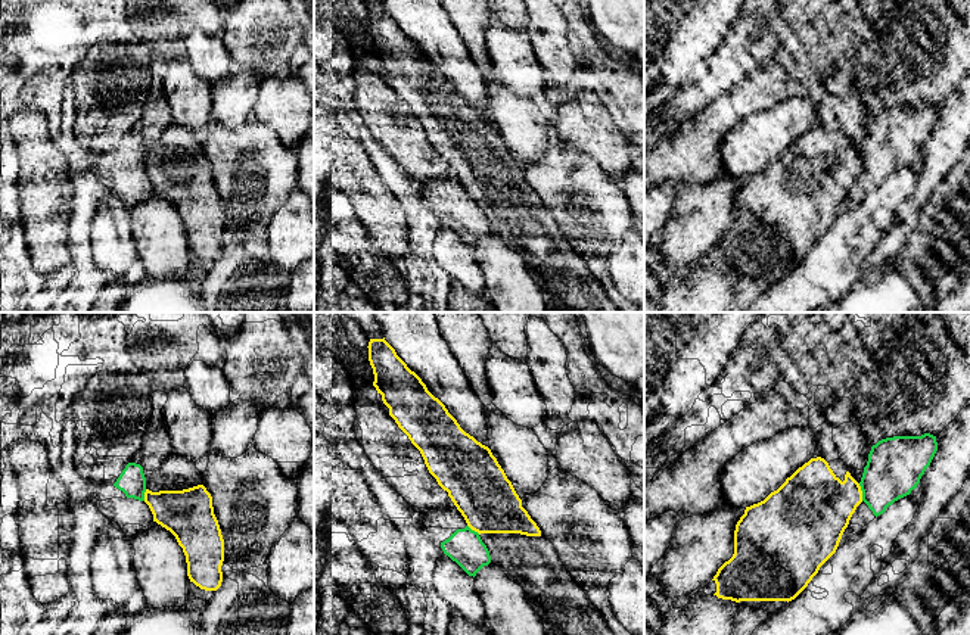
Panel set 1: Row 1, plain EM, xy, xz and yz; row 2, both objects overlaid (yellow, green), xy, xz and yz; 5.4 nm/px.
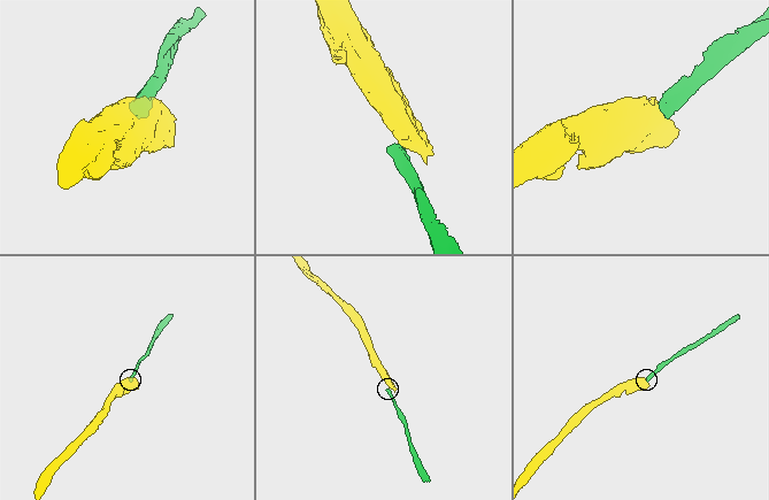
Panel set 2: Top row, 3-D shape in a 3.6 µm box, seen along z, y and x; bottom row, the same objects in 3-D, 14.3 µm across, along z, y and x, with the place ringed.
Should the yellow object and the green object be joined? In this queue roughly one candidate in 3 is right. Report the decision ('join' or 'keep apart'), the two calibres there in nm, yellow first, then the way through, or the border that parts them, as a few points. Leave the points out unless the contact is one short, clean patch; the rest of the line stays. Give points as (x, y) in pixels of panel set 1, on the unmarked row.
keep apart | 380/300 nm | along yz (858, 153), (863, 170)

